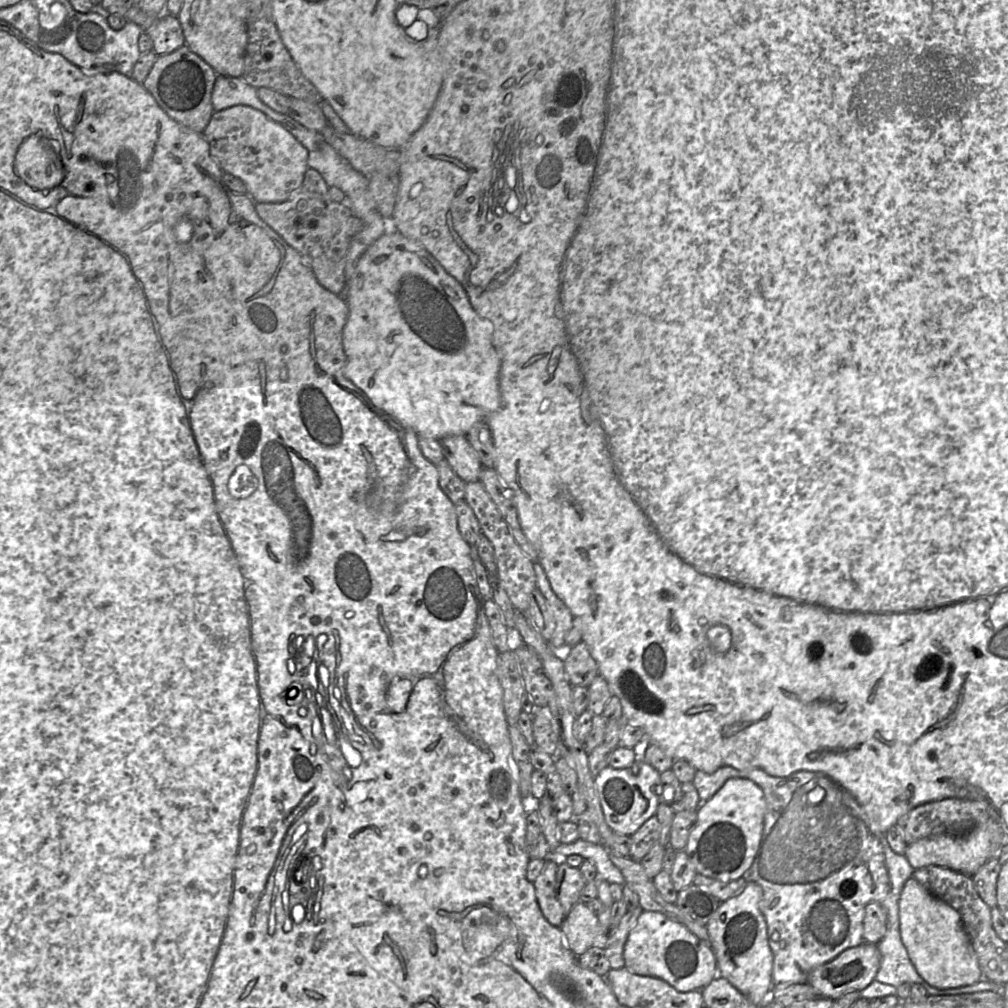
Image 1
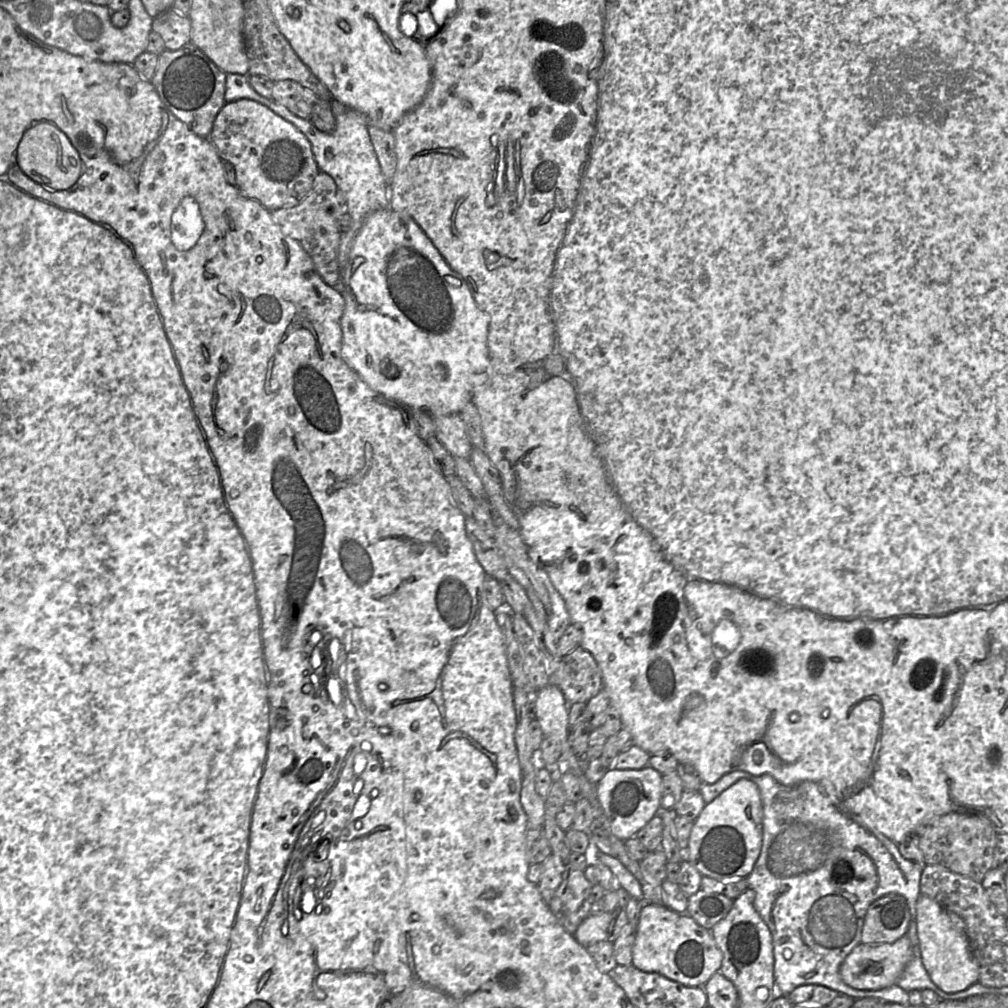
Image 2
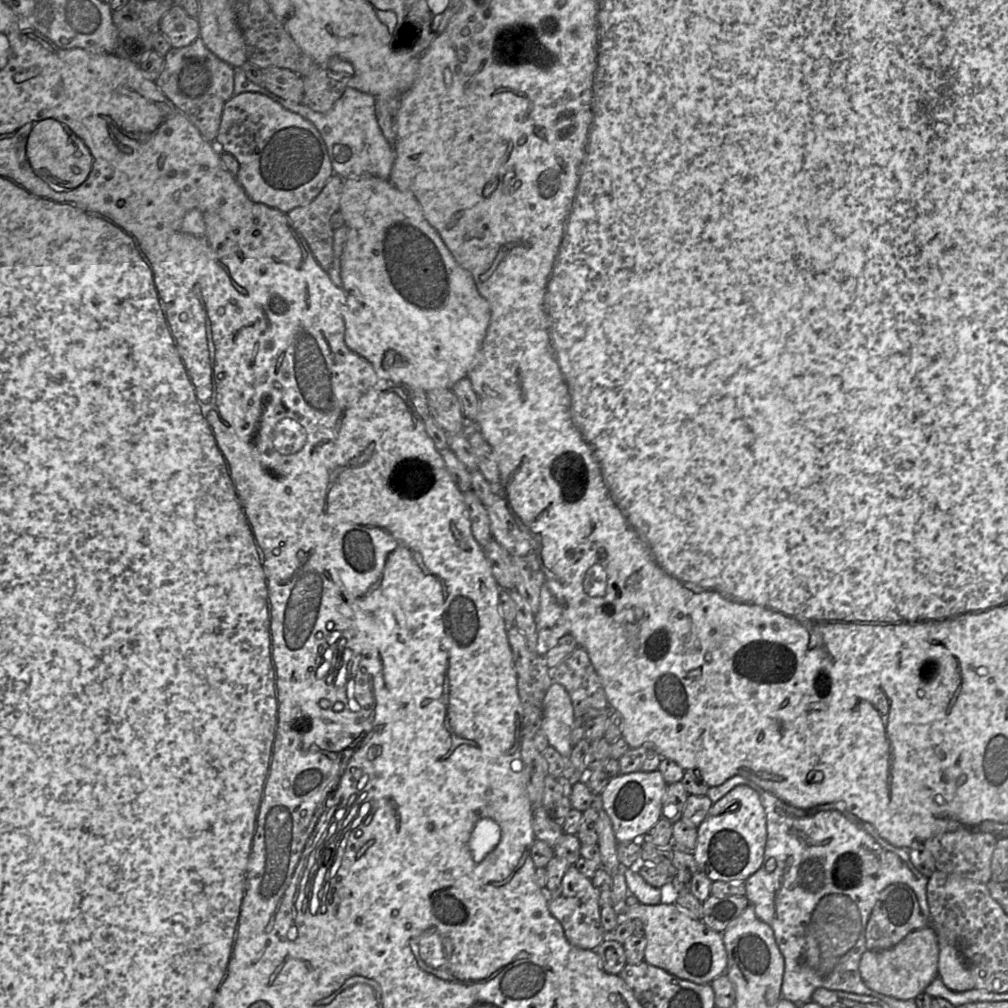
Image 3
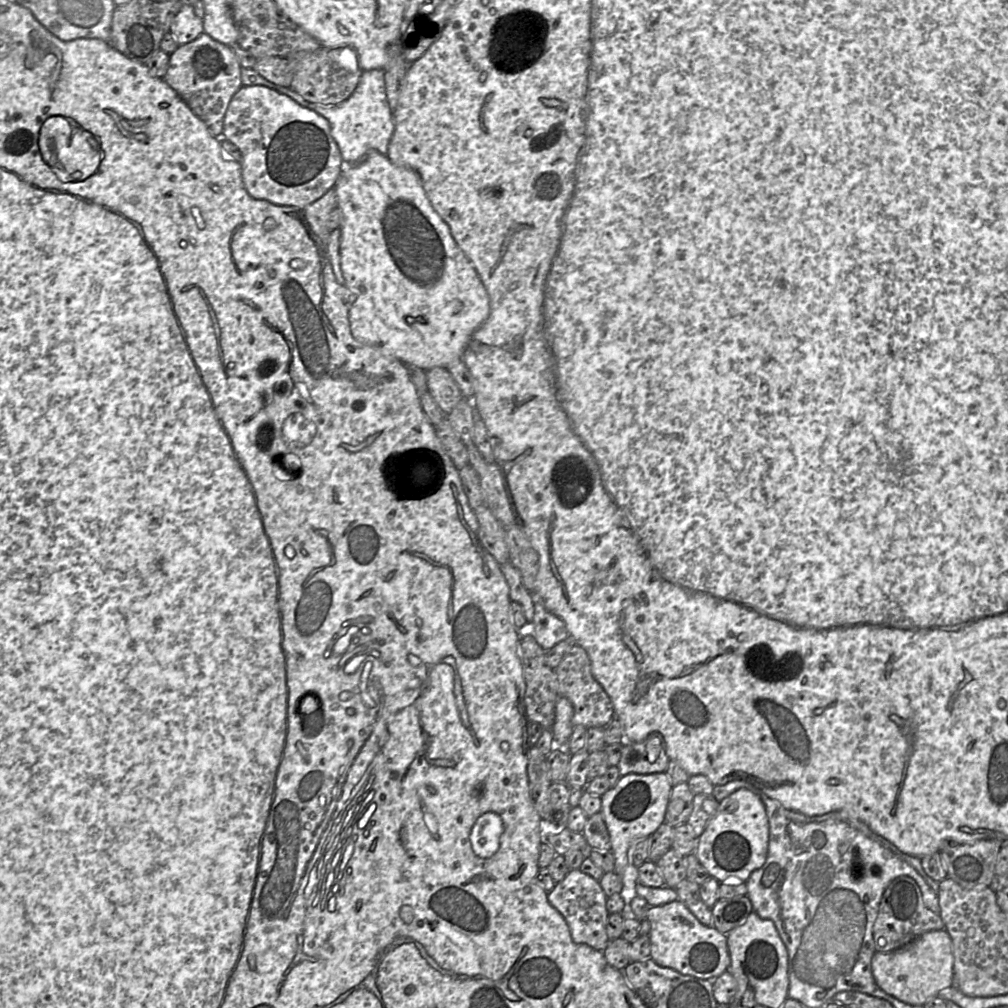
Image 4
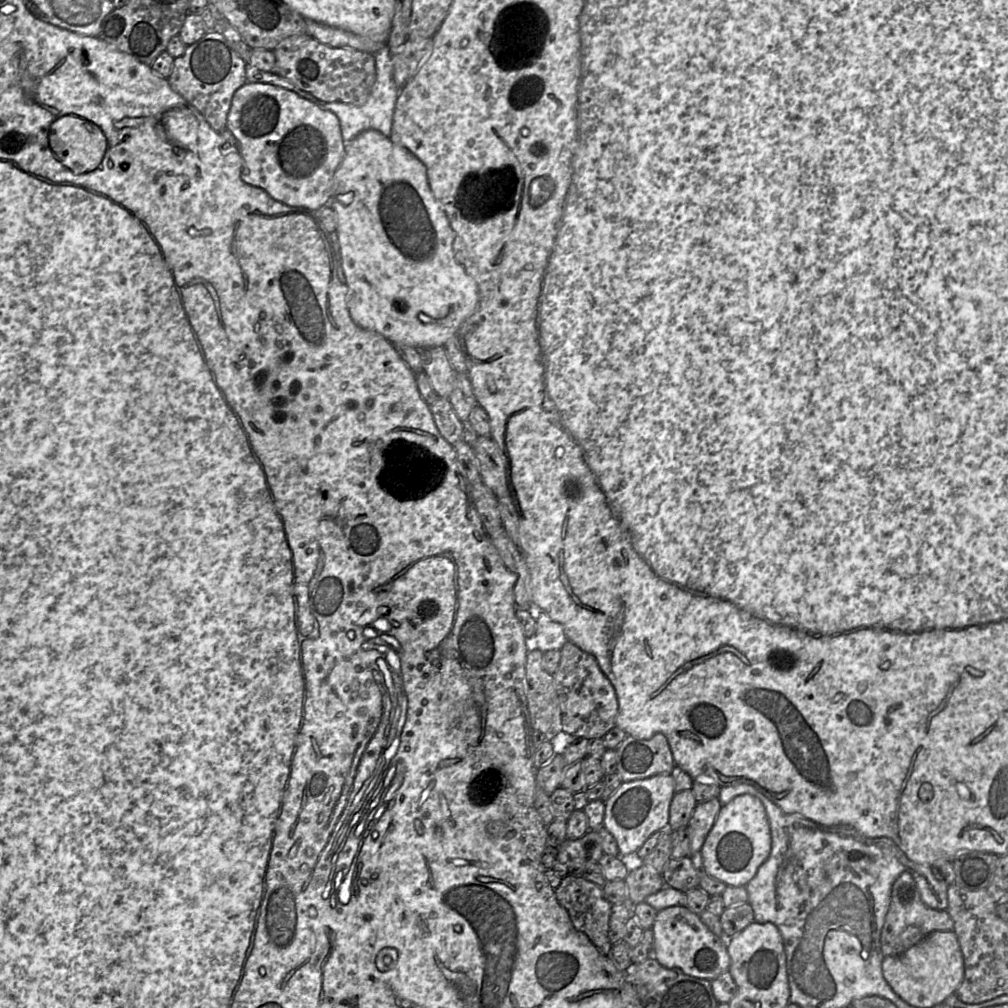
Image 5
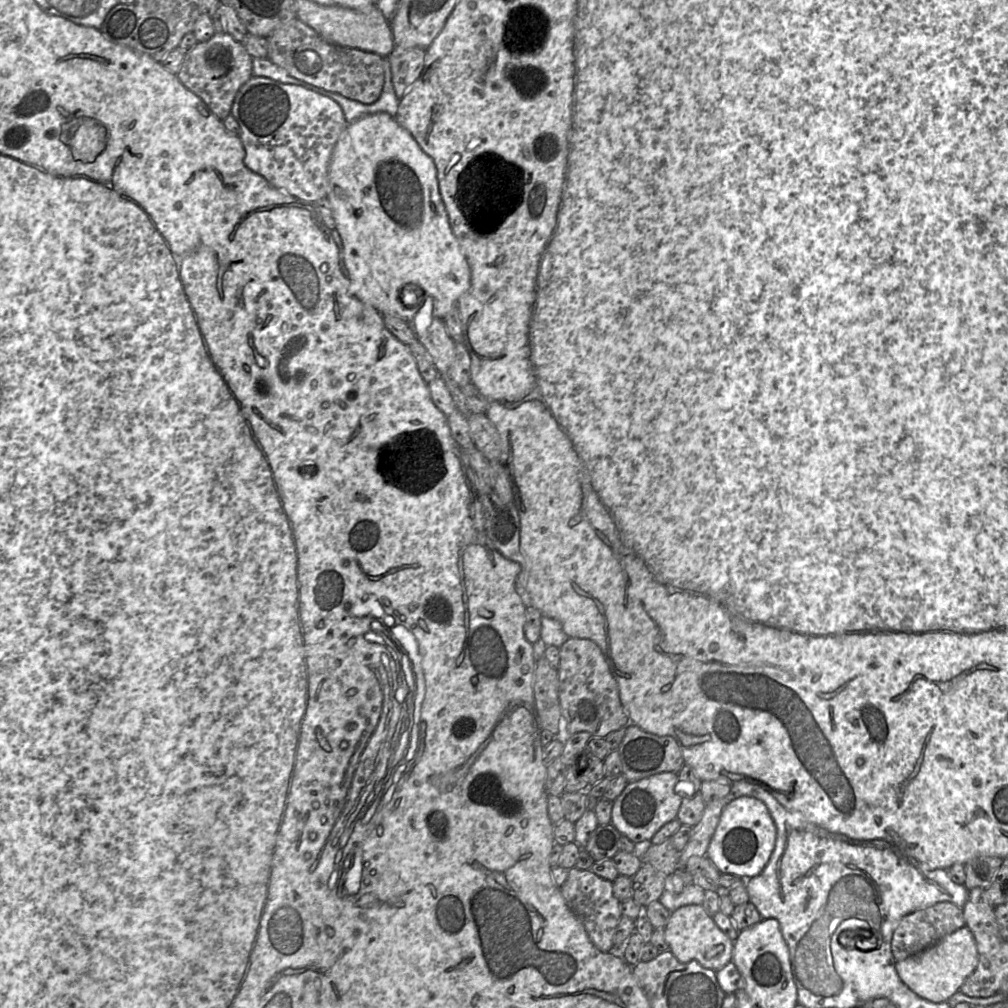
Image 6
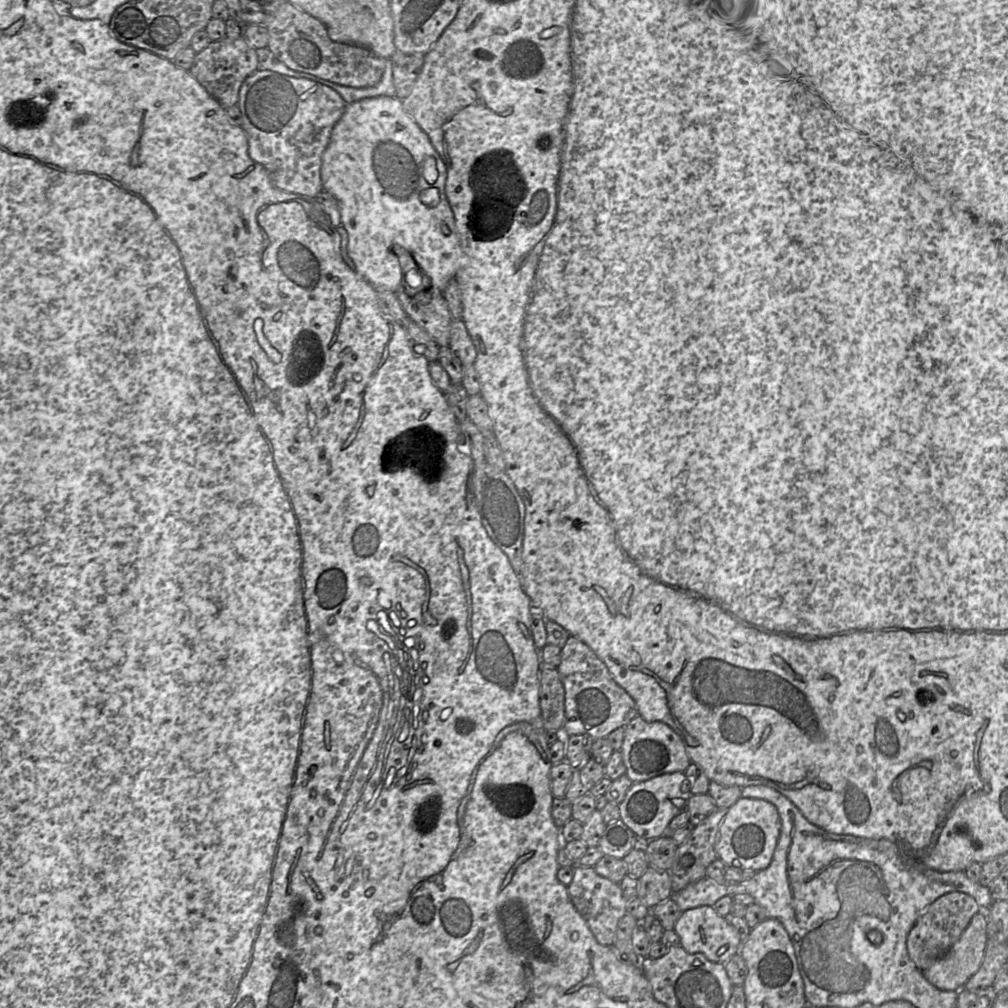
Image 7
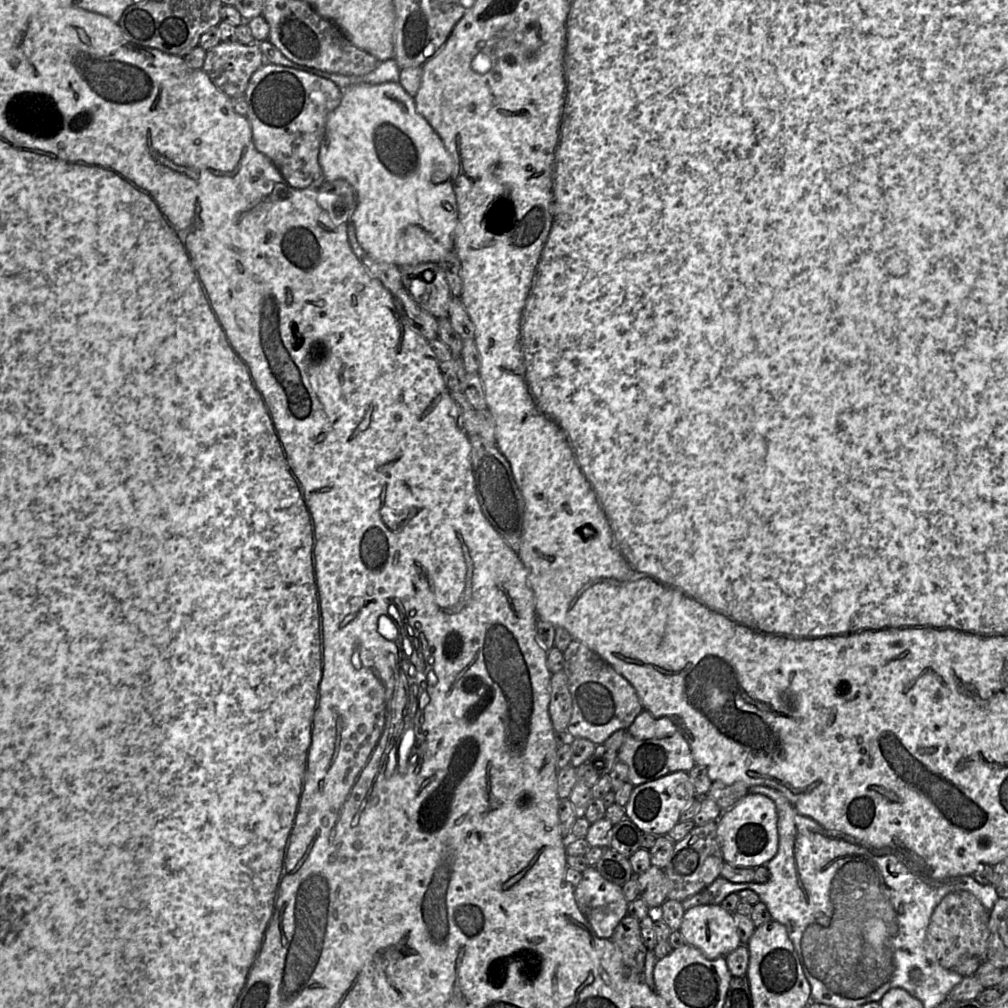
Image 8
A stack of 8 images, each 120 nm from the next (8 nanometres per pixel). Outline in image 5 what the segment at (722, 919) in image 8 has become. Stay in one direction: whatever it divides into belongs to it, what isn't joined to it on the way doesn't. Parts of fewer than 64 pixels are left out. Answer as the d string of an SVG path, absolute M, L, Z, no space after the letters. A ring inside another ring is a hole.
M683 905L670 906L657 912L652 925L653 957L666 968L677 968L698 978L713 980L729 971L727 944L700 920L699 915Z

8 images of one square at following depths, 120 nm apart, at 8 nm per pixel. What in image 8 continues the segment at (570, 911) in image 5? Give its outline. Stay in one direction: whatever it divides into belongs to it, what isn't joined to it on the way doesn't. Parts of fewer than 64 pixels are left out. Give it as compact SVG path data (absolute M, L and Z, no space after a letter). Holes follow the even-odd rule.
M588 867L582 872L582 879L575 887L574 894L578 910L596 936L610 939L615 927L627 915L628 902L624 898L622 888L603 878L595 867Z

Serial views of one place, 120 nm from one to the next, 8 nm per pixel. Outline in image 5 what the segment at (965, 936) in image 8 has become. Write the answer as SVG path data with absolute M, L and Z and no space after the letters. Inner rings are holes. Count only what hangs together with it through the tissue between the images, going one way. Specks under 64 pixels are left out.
M909 873L900 874L891 888L891 899L881 930L880 943L884 956L895 956L905 952L935 931L953 931L954 922L946 910L926 906L921 900L914 878Z

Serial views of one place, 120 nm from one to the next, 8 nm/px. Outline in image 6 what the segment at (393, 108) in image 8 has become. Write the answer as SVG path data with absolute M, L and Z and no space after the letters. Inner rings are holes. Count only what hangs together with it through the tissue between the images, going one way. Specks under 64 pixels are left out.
M380 112L363 116L353 123L347 124L335 146L330 162L327 198L332 206L335 219L335 230L332 230L333 237L342 249L343 265L347 270L347 276L350 277L350 291L356 298L374 308L380 315L400 317L408 323L413 320L420 307L426 304L427 297L432 299L434 314L441 319L444 319L447 313L457 305L461 296L469 288L470 268L450 228L439 190L435 163L421 149L412 135L399 125L395 117Z

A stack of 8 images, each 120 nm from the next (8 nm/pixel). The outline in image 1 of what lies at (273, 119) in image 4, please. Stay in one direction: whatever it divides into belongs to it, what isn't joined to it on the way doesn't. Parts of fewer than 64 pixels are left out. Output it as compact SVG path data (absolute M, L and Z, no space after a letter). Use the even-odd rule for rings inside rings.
M244 105L214 112L203 135L220 168L243 181L255 203L289 199L301 186L307 171L307 149L284 127L264 113Z

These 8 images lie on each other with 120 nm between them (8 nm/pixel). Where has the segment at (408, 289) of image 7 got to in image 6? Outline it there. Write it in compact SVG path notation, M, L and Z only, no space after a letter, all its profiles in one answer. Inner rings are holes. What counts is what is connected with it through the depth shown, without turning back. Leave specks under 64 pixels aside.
M427 297L410 322L416 339L424 346L440 376L446 375L453 361L455 342L449 336L445 322L437 317L432 299Z

